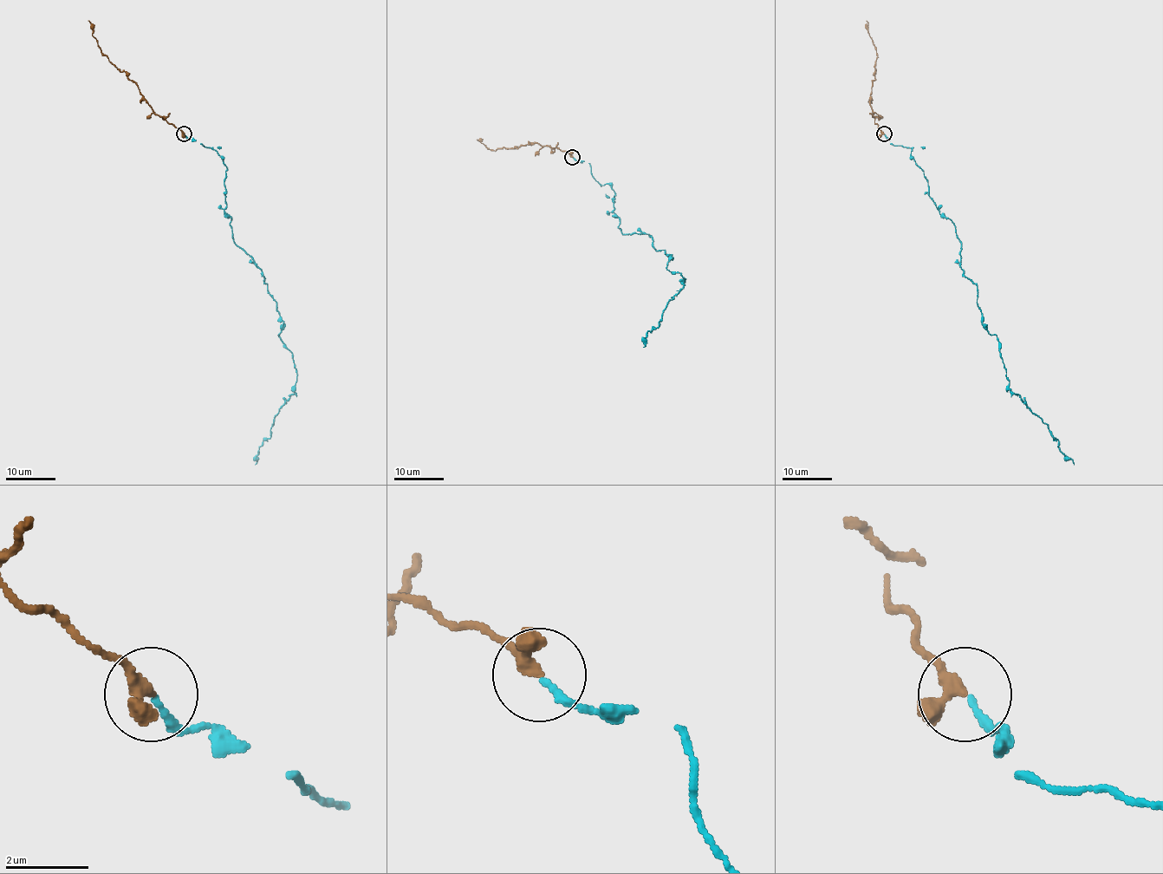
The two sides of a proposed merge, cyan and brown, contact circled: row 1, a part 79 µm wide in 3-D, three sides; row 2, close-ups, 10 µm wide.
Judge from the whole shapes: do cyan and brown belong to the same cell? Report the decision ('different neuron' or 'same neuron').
same neuron

